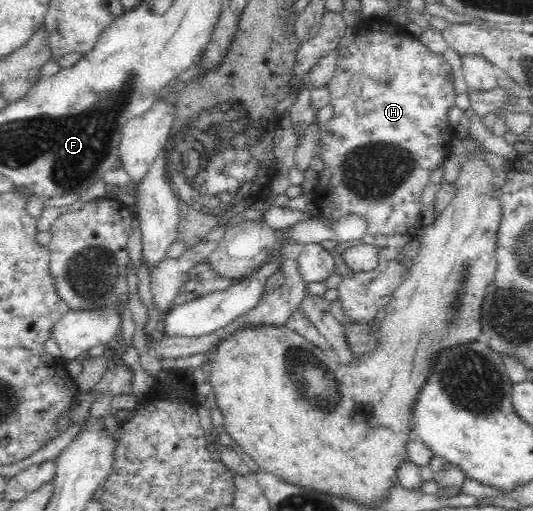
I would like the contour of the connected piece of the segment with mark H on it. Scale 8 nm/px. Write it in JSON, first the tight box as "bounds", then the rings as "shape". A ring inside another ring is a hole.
{"bounds":[314,18,455,322],"shape":[[[364,18],[361,23],[359,23],[357,29],[355,30],[355,38],[348,47],[346,51],[338,57],[338,65],[336,65],[336,71],[334,72],[333,79],[330,79],[327,87],[330,89],[331,105],[334,106],[334,116],[327,122],[319,125],[319,136],[318,136],[318,147],[316,147],[316,156],[322,160],[324,164],[324,169],[319,173],[318,185],[314,189],[314,204],[316,208],[320,211],[320,217],[323,221],[327,223],[336,222],[342,217],[356,217],[362,218],[365,221],[365,231],[362,238],[359,240],[354,240],[350,242],[344,242],[338,244],[335,249],[332,250],[334,261],[335,261],[335,271],[338,273],[343,273],[343,280],[341,284],[337,287],[339,290],[339,299],[342,301],[344,313],[347,319],[352,318],[352,320],[358,320],[358,322],[366,322],[374,320],[378,309],[384,308],[390,301],[394,290],[404,281],[408,273],[408,268],[403,267],[396,263],[396,257],[400,254],[404,254],[403,247],[410,241],[416,239],[418,231],[423,228],[423,219],[421,217],[422,207],[420,198],[422,197],[422,190],[426,187],[426,184],[430,182],[430,175],[432,171],[436,170],[445,161],[445,157],[454,148],[452,139],[455,135],[454,127],[452,123],[448,120],[447,113],[450,108],[455,106],[455,93],[453,85],[449,83],[449,78],[452,78],[452,73],[450,71],[450,65],[444,57],[439,55],[434,55],[427,51],[427,48],[418,40],[413,39],[411,36],[402,33],[400,27],[394,27],[390,23],[384,23],[384,21],[374,21],[374,30],[370,31],[370,25],[372,21],[368,21]],[[358,243],[373,245],[378,249],[378,265],[371,269],[369,272],[354,272],[346,267],[343,263],[342,253],[350,246],[356,245]]]}

